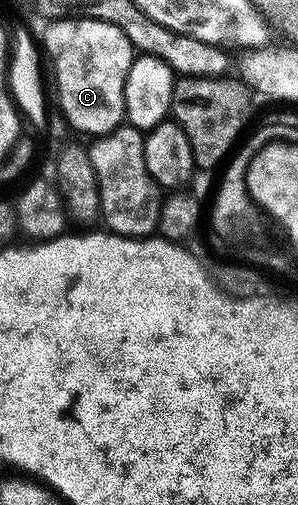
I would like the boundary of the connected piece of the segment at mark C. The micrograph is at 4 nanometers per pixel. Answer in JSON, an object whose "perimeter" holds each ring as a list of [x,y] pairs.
{"perimeter":[[[56,18],[53,24],[44,28],[42,48],[52,59],[52,72],[56,75],[56,96],[60,99],[60,108],[64,111],[63,119],[73,129],[85,132],[88,138],[105,136],[107,132],[121,127],[125,123],[124,91],[126,90],[126,74],[130,74],[130,66],[134,59],[134,49],[130,38],[122,34],[118,26],[101,20],[87,18]]]}

